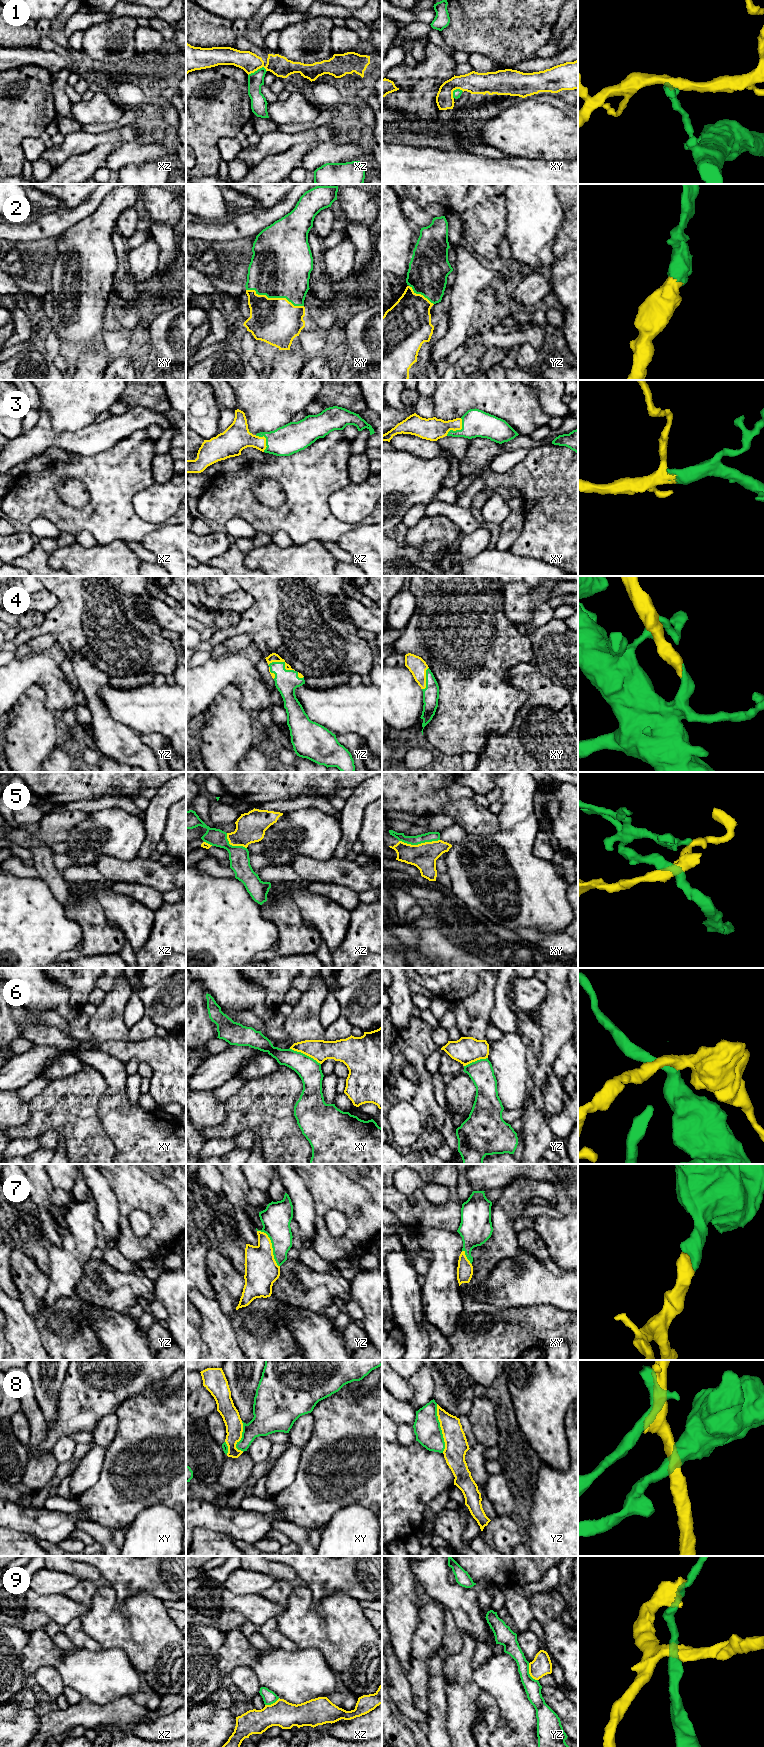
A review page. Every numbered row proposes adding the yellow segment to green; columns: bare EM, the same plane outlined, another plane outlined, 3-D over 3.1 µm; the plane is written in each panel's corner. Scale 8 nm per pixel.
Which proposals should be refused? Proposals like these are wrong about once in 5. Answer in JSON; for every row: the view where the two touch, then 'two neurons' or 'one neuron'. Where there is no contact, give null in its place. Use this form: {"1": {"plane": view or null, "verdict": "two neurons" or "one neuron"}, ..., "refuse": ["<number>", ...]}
{"1": {"plane": "xz", "verdict": "two neurons"}, "2": {"plane": "xy", "verdict": "one neuron"}, "3": {"plane": "xy", "verdict": "one neuron"}, "4": {"plane": "yz", "verdict": "one neuron"}, "5": {"plane": "xy", "verdict": "two neurons"}, "6": {"plane": "xy", "verdict": "two neurons"}, "7": {"plane": "yz", "verdict": "one neuron"}, "8": {"plane": "yz", "verdict": "two neurons"}, "9": {"plane": "yz", "verdict": "two neurons"}, "refuse": ["1", "5", "6", "8", "9"]}

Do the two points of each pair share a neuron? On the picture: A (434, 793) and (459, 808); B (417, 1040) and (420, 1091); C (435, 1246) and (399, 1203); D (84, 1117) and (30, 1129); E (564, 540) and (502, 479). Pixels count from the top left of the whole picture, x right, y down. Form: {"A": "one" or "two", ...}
{"A": "two", "B": "one", "C": "two", "D": "one", "E": "one"}

